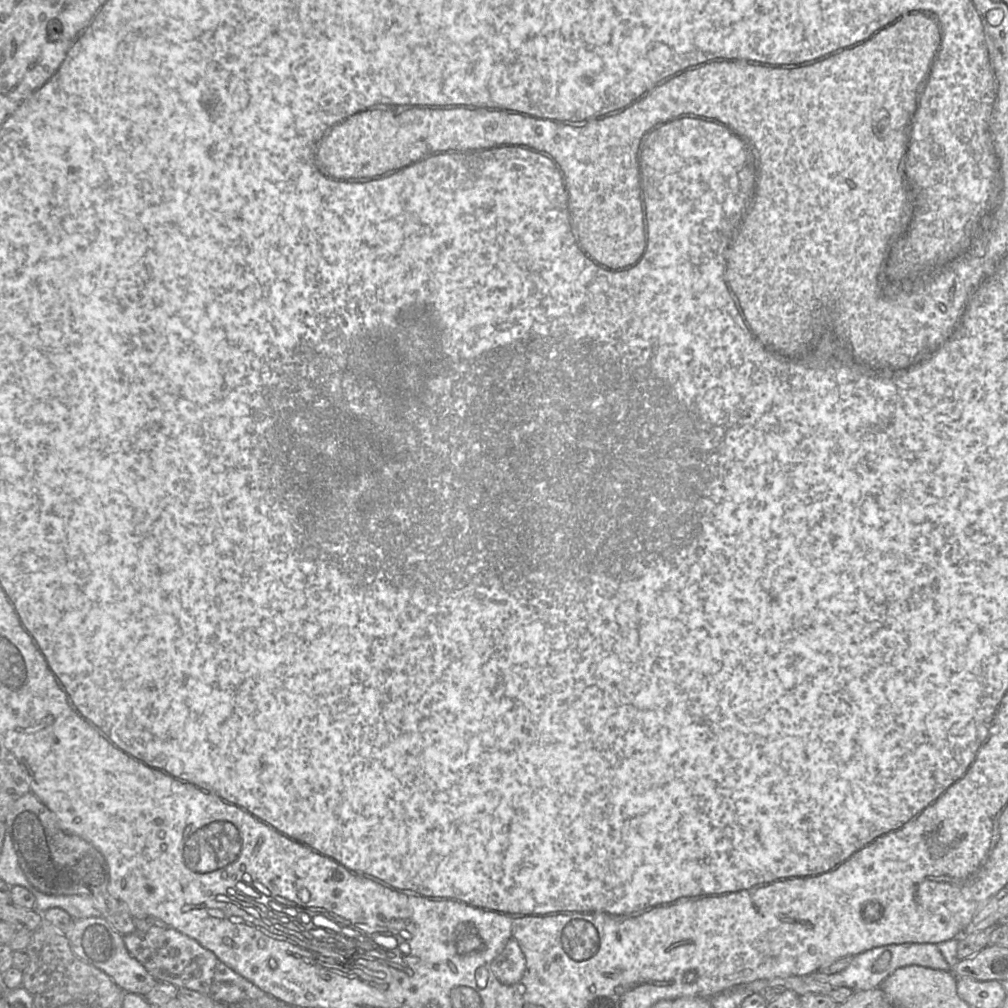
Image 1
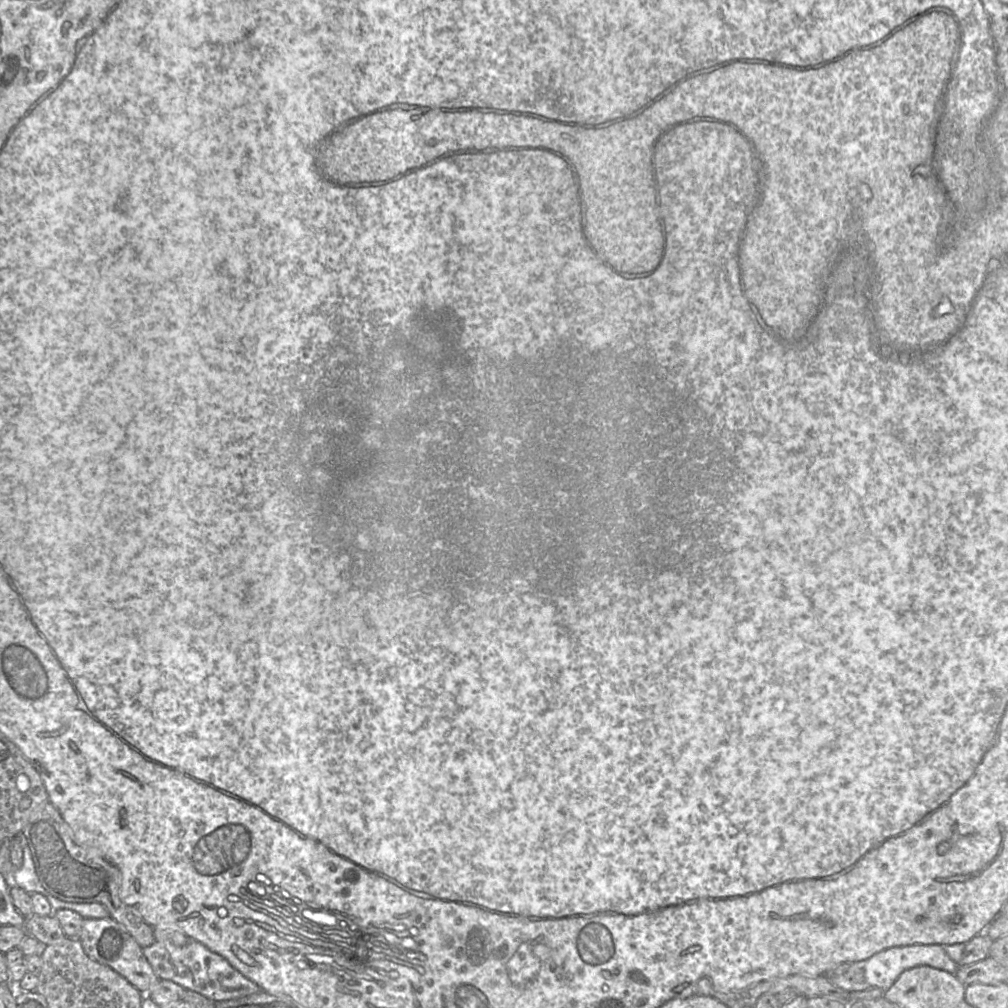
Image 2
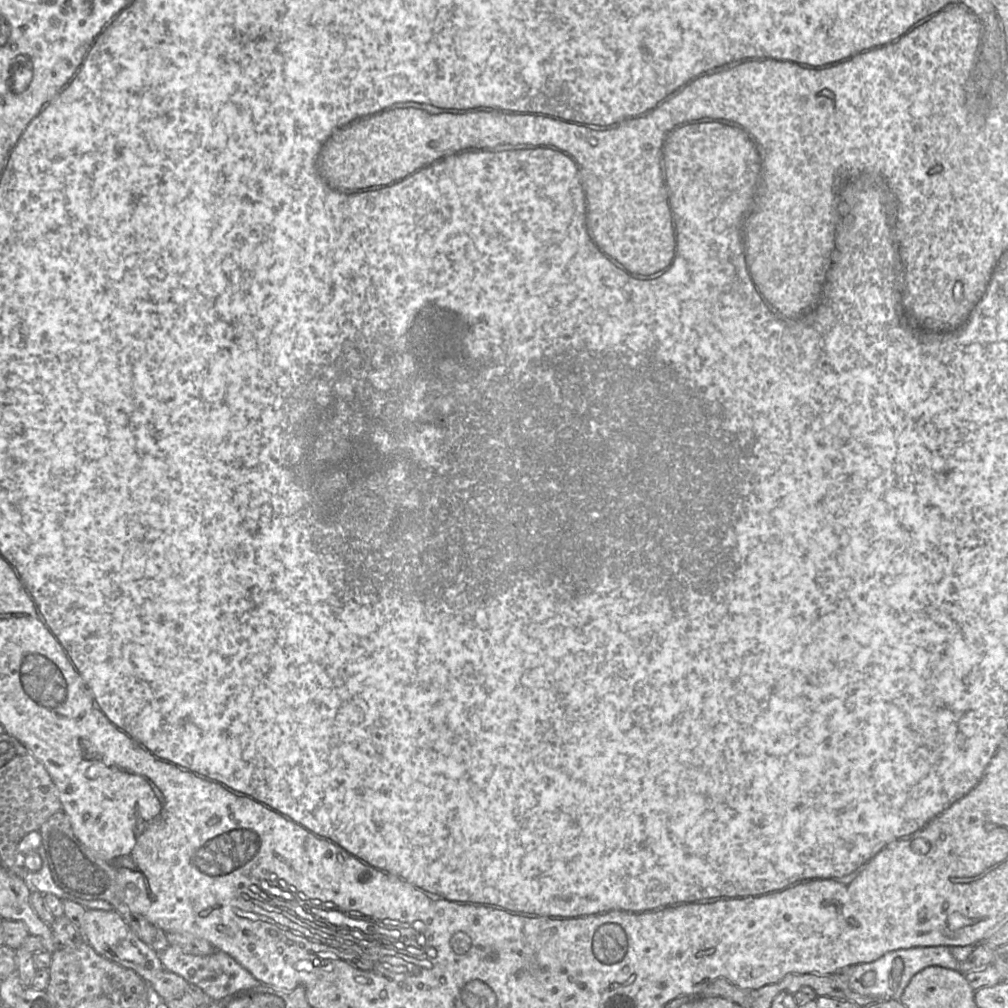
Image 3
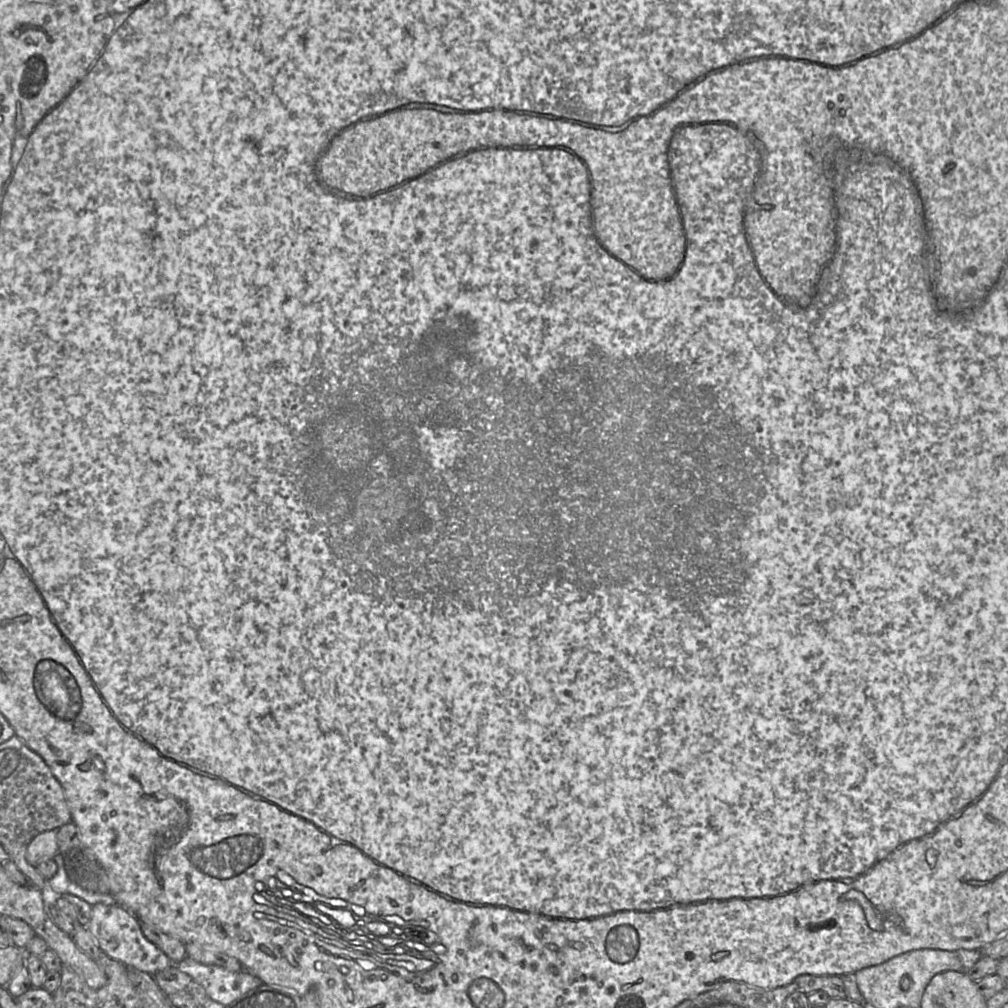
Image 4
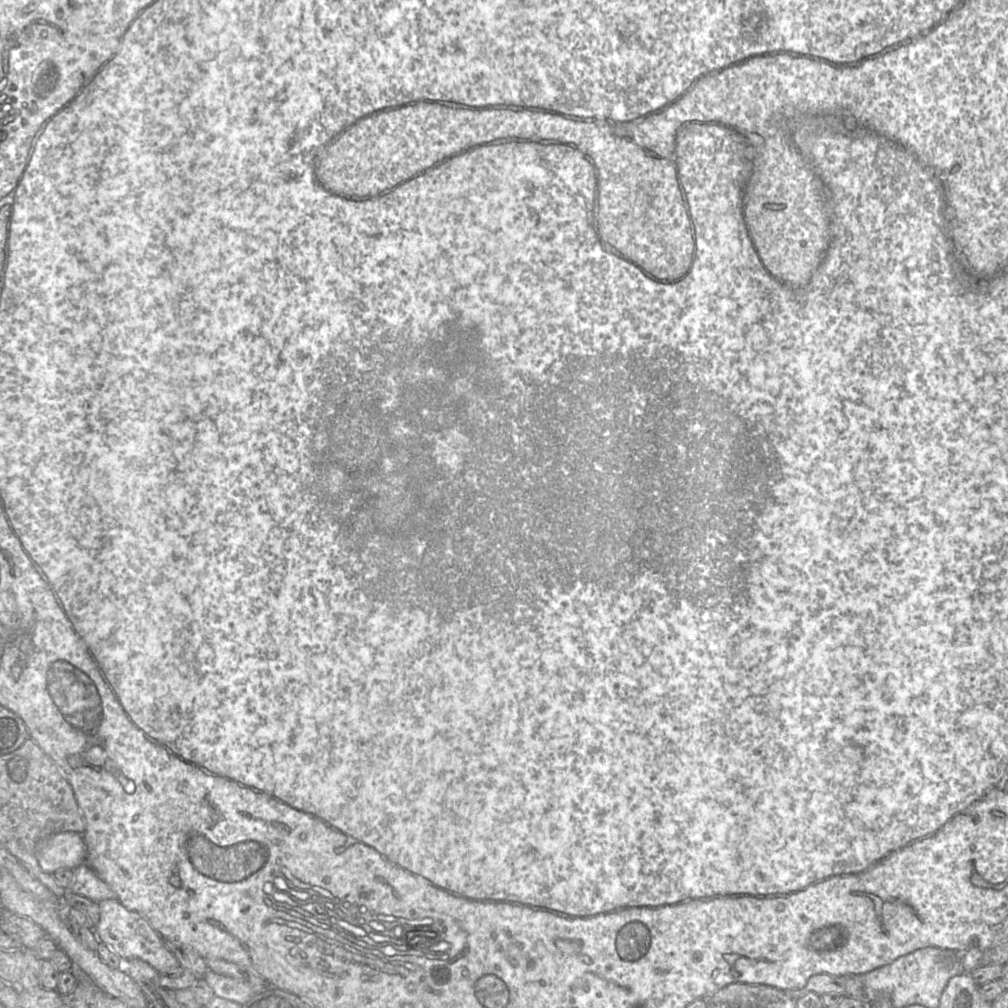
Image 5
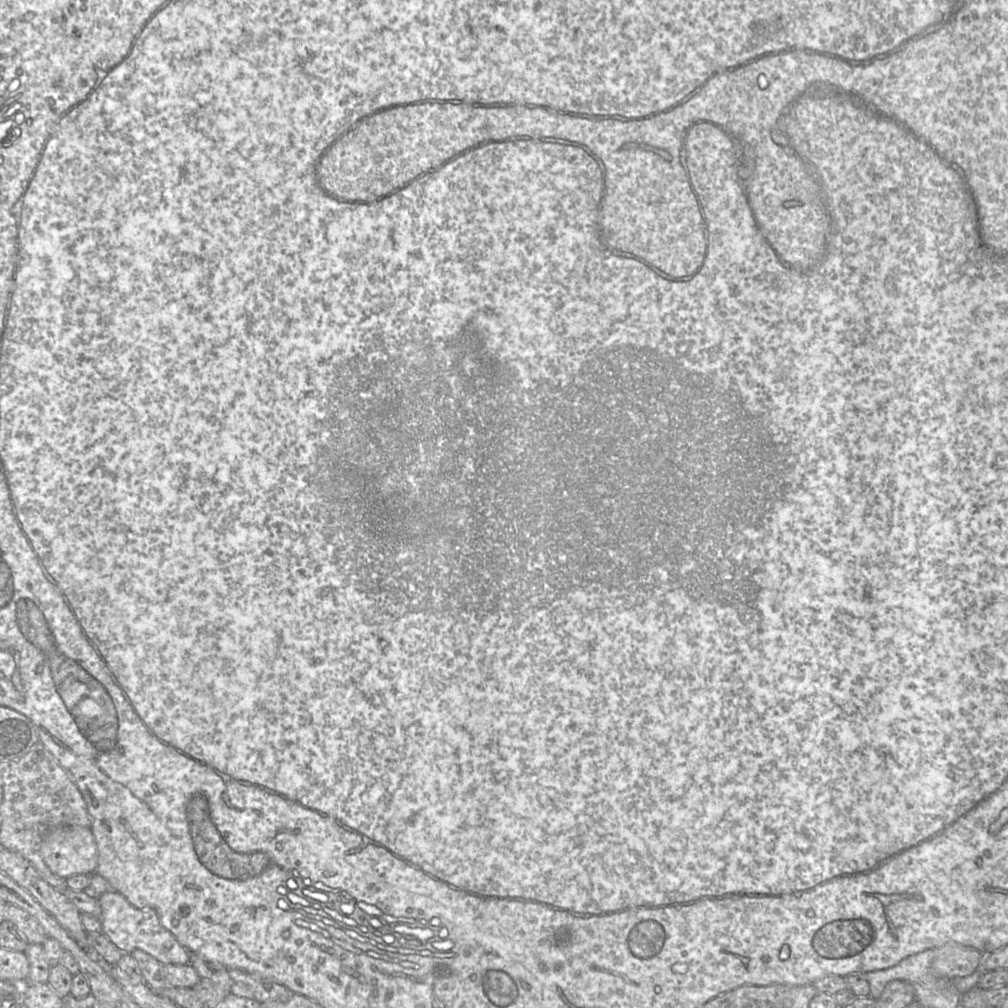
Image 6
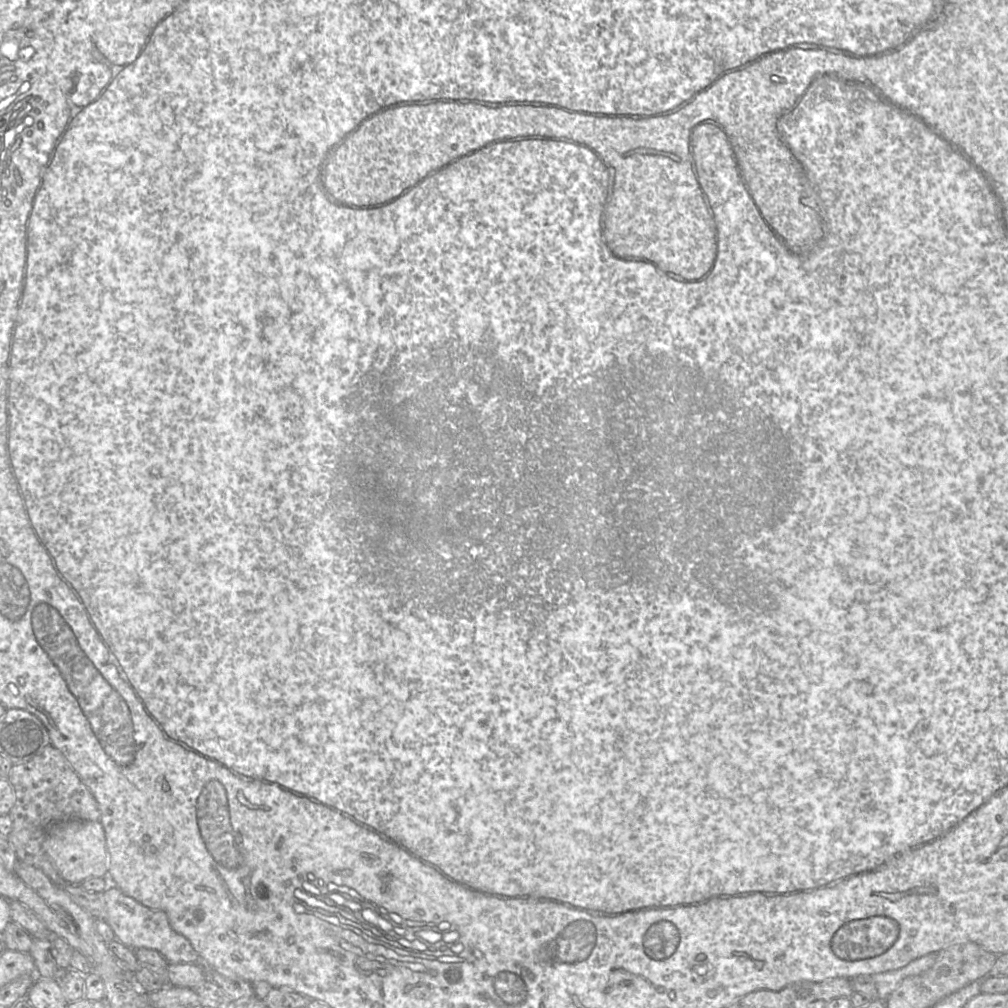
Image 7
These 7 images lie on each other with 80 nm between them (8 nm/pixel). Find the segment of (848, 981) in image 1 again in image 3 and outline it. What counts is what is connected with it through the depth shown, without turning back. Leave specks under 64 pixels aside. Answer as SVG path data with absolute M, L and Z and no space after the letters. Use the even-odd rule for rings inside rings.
M914 947L886 953L879 959L853 966L848 987L851 991L876 1001L899 1000L912 977L921 970L938 966L959 971L959 962L950 953L949 947Z

